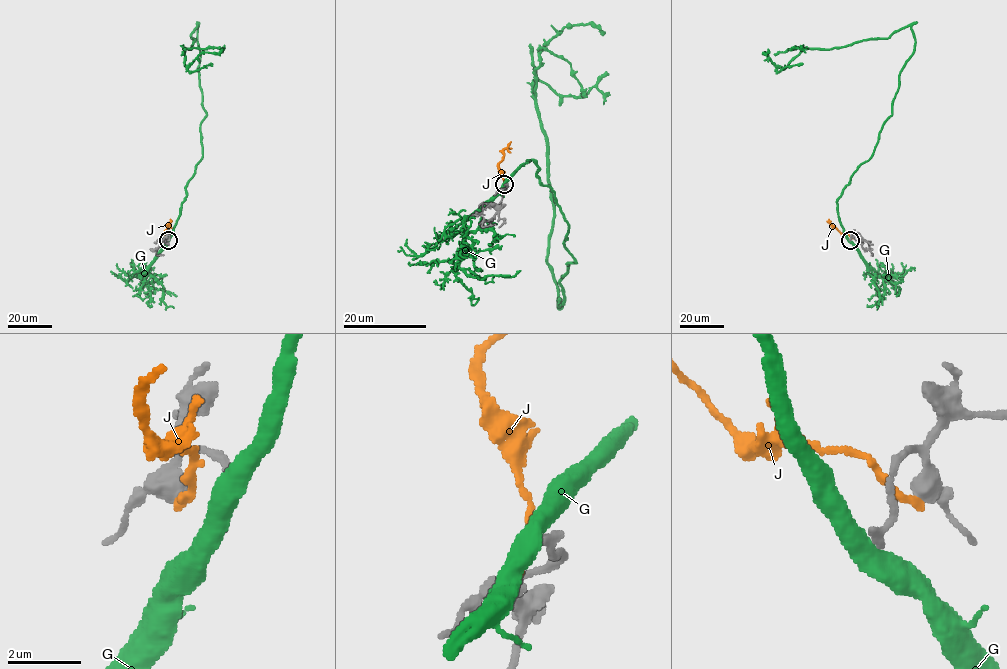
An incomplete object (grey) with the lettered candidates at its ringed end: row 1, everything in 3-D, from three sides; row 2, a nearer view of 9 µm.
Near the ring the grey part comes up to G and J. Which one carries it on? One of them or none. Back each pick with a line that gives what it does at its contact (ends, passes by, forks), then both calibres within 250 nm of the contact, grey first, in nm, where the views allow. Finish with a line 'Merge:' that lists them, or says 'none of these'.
Merge: none of these

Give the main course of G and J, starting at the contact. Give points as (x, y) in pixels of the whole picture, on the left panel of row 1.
G: (168, 240), (202, 157), (206, 112), (197, 22), (191, 49), (185, 49), (187, 68), (200, 53), (222, 49)
J: (166, 237), (170, 219)

